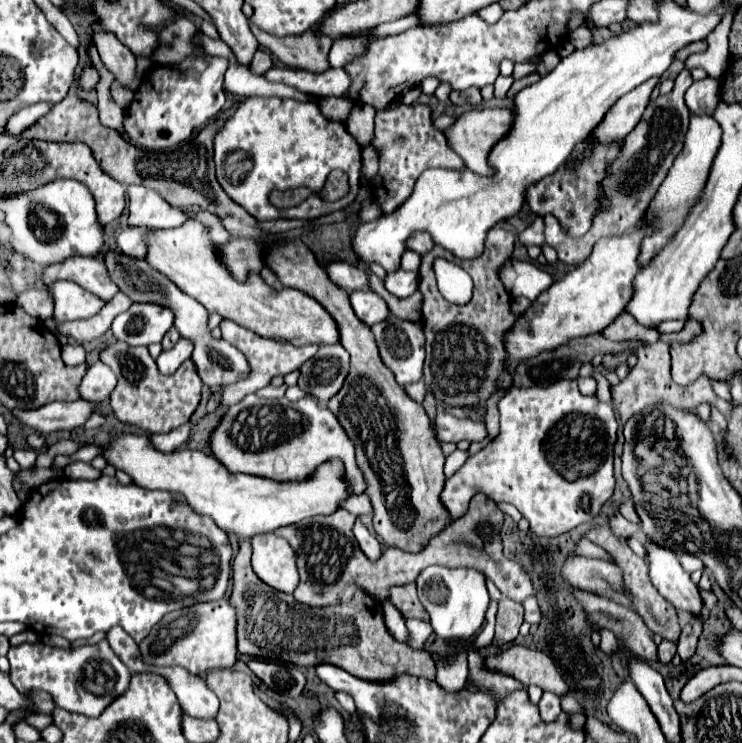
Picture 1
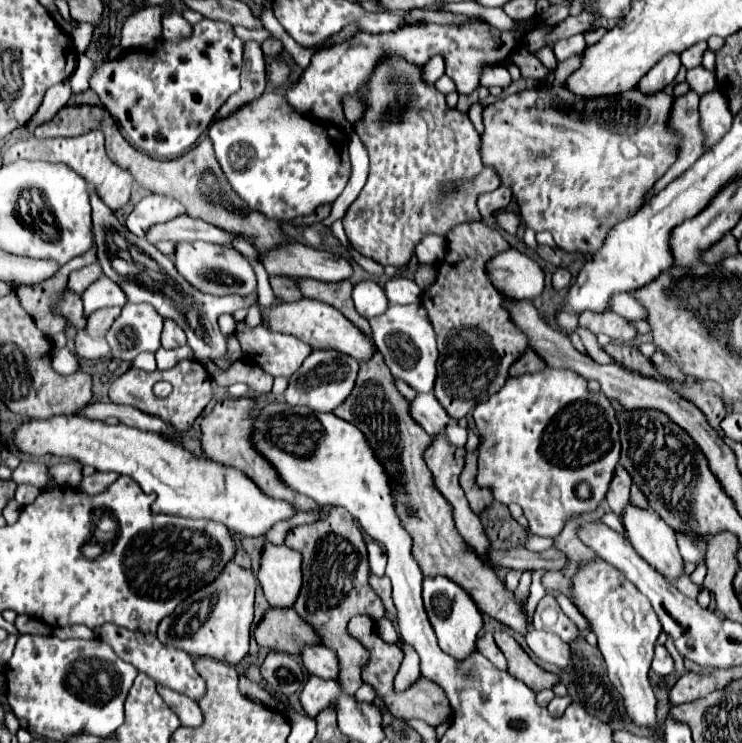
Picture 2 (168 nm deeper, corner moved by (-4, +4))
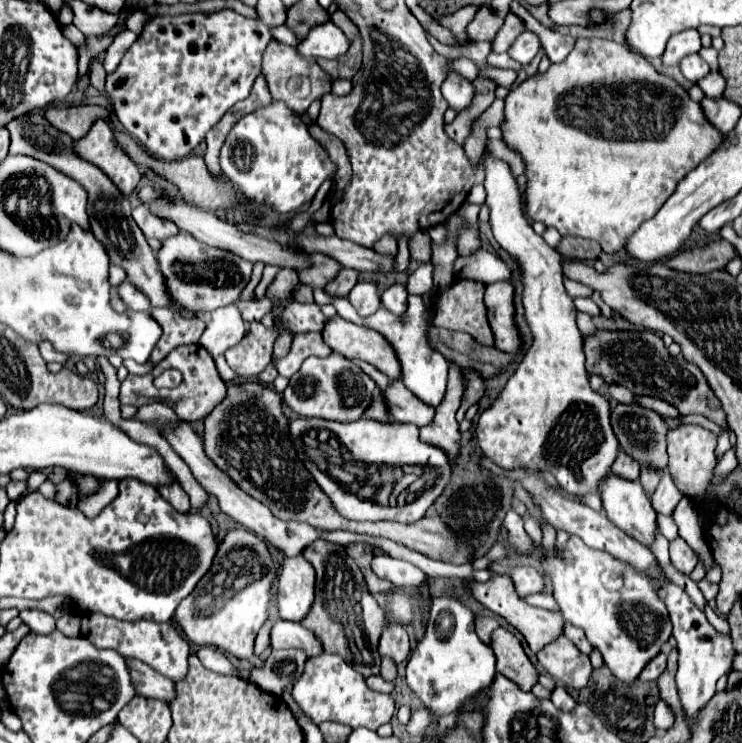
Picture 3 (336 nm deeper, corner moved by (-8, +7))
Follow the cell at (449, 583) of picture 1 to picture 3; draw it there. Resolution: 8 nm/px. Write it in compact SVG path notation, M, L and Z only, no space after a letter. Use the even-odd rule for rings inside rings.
M446 595L434 597L426 635L408 661L408 685L438 715L456 711L468 697L490 685L492 677L496 675L494 651L476 635L474 619L476 615L472 609L460 599Z

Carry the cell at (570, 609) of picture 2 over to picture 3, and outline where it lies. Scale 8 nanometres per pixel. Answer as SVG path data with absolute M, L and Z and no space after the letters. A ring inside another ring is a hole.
M548 591L548 593L538 593L538 595L532 595L532 597L526 597L526 601L530 605L536 605L536 607L542 607L542 609L552 609L552 611L558 611L558 603L554 601L554 595Z

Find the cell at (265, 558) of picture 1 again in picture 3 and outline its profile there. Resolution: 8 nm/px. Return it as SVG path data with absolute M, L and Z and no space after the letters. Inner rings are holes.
M302 555L286 557L278 579L278 609L280 617L300 621L312 605L314 569Z

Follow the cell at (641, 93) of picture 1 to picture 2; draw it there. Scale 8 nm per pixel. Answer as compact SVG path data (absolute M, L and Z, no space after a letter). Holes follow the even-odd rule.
M668 54L664 56L664 60L660 60L640 82L638 82L638 90L644 94L652 94L658 92L662 88L666 88L668 84L672 84L674 76L680 70L680 54Z

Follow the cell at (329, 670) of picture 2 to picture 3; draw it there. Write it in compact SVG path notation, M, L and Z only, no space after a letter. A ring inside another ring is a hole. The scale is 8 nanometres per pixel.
M278 619L276 625L272 627L270 645L274 649L294 647L294 649L304 651L306 657L316 657L316 655L320 655L324 651L324 647L322 647L316 633L312 633L310 629L302 627L296 621L284 621L284 619Z

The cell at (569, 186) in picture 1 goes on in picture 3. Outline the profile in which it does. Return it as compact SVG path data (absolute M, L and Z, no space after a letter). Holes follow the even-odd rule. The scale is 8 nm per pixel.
M578 37L576 47L570 51L570 55L560 61L550 65L550 69L546 73L536 73L534 77L528 77L522 85L518 85L516 89L512 89L508 93L508 97L504 99L504 121L500 125L502 129L502 141L516 151L526 169L526 191L524 191L524 207L526 207L526 215L532 221L542 221L546 227L554 227L560 235L572 235L572 237L584 237L584 239L592 239L596 243L600 243L604 253L618 253L624 247L626 237L630 237L640 223L644 223L648 217L652 217L652 213L656 213L656 207L662 205L664 197L668 197L668 193L672 193L672 189L676 189L676 183L690 171L694 169L700 161L704 161L704 157L708 157L708 153L712 153L720 143L722 137L720 133L716 133L716 127L708 123L708 119L704 117L700 103L696 105L696 101L692 101L688 97L688 91L684 91L674 79L658 73L644 57L626 51L622 45L608 41L608 39L586 39L586 37Z

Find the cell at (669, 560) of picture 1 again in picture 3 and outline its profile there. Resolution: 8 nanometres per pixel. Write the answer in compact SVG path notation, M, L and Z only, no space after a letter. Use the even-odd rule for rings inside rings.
M610 475L604 485L600 487L600 497L602 497L602 505L604 511L608 515L608 519L612 523L616 523L624 533L628 533L630 537L634 537L638 543L650 547L656 541L656 535L660 533L658 529L658 521L656 521L656 511L648 499L648 495L644 493L640 483L632 483L632 481L624 481L620 477Z

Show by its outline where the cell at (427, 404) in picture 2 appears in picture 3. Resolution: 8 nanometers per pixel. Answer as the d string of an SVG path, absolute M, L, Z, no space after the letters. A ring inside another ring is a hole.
M394 381L386 391L384 397L388 407L392 409L392 419L398 423L412 423L416 427L430 425L434 419L434 407L420 401L410 389L404 387L402 381Z

